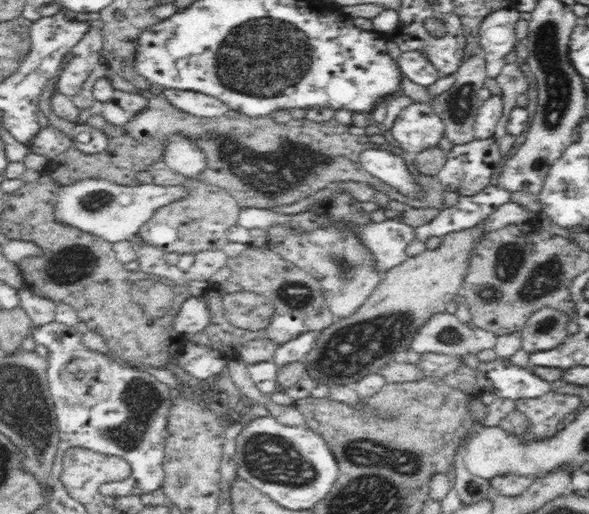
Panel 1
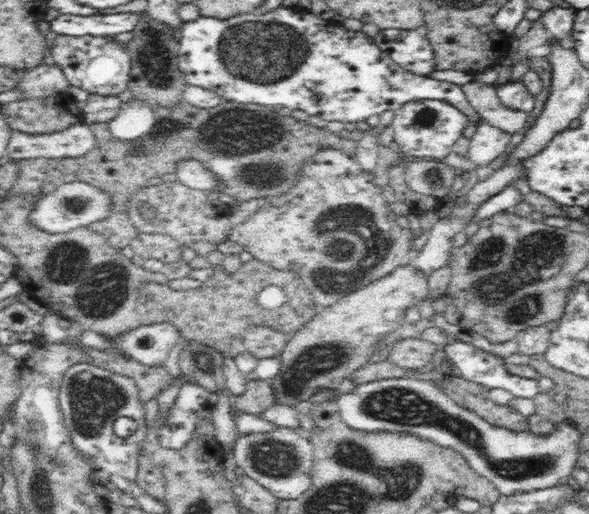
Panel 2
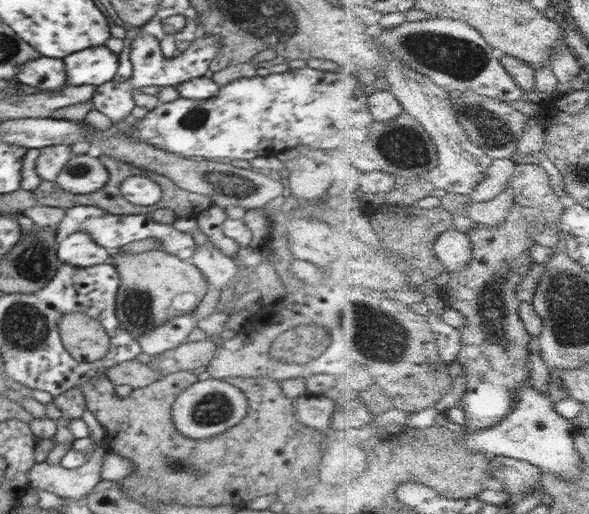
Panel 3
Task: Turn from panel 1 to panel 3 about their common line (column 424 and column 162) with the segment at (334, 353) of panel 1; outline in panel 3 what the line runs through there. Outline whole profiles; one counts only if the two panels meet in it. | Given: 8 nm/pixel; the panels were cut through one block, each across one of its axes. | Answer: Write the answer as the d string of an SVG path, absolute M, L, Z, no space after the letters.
M161 249L142 254L116 253L117 250L111 252L109 262L116 267L120 277L116 314L121 326L136 338L169 321L169 318L189 313L206 294L211 293L211 287L206 286L203 272L189 260L181 260Z

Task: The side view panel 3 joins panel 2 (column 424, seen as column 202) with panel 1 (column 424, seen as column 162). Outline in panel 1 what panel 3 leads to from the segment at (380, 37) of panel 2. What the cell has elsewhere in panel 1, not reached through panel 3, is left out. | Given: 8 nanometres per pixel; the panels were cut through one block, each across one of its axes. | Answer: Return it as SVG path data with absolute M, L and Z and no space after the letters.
M421 50L402 52L398 62L403 74L425 87L434 84L442 76Z

